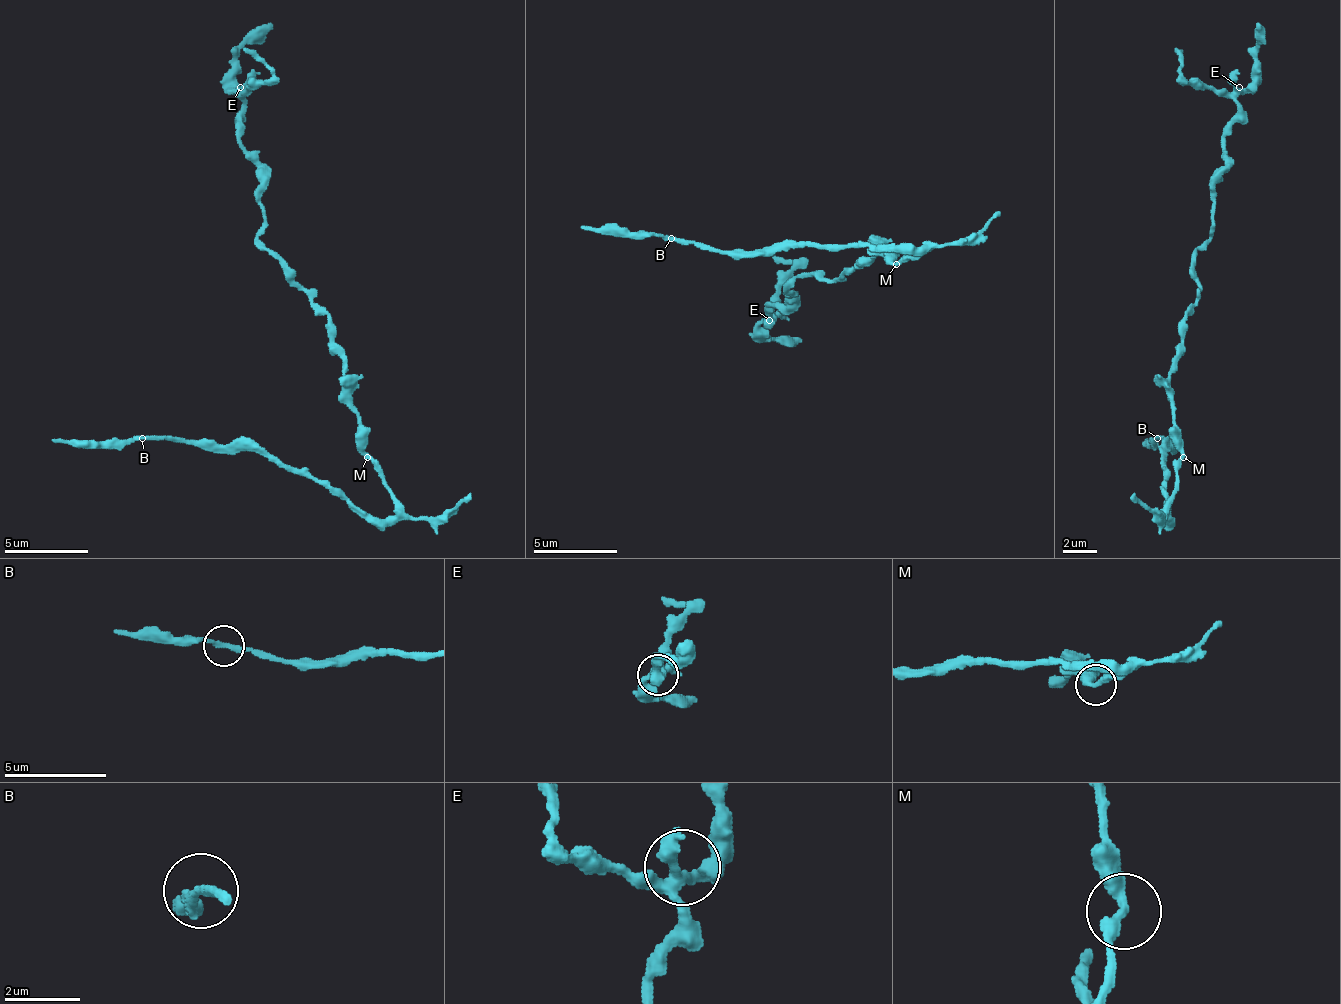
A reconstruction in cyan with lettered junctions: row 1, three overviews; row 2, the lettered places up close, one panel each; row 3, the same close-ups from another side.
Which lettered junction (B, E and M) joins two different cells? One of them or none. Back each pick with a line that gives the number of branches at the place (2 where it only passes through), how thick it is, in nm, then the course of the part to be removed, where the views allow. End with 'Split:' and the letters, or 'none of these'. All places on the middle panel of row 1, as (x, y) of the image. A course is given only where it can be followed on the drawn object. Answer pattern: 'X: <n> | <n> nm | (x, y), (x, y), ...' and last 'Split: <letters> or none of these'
Split: none of these

